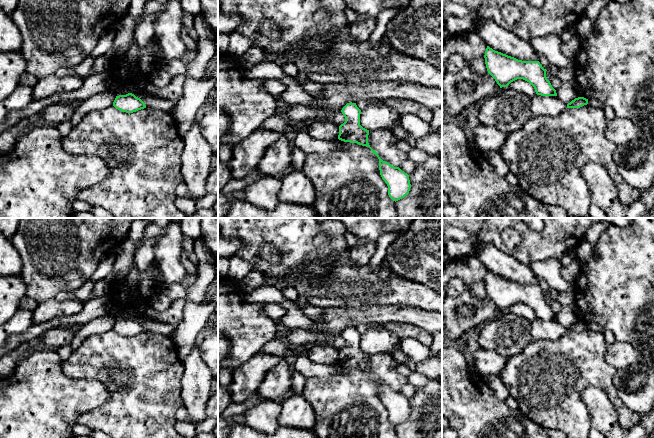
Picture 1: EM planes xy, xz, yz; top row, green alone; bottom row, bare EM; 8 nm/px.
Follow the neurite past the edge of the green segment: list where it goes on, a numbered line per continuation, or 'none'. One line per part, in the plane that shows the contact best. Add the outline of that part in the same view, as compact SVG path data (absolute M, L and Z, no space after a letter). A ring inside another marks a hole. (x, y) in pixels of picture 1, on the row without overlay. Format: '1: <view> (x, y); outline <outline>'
none

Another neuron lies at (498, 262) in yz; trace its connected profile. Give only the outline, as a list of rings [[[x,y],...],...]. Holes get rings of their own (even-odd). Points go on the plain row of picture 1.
[[[476,241],[472,245],[472,254],[477,256],[485,268],[495,275],[522,285],[538,285],[537,275],[528,265],[522,264],[491,243]]]

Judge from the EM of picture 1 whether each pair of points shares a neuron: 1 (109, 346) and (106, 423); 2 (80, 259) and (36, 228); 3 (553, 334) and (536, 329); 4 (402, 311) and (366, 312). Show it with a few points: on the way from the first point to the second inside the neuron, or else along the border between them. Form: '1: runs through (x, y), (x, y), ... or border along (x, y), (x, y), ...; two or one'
1: runs through (129, 364), (137, 371), (137, 392), (126, 403); one
2: runs through (69, 248), (47, 228); one
3: runs through (549, 330), (540, 329); one
4: runs through (393, 313), (375, 313); one

